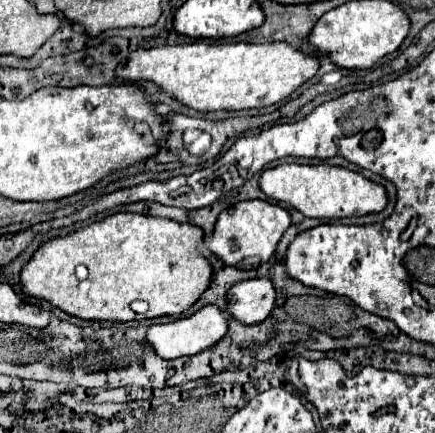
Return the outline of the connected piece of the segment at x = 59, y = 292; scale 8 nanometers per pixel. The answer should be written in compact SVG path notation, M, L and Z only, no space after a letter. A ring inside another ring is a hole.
M115 213L65 237L41 243L21 269L23 293L49 301L63 313L79 319L133 321L181 315L211 281L211 265L199 253L201 239L203 231L189 223L141 213ZM79 263L89 269L85 281L79 281L73 271ZM133 301L147 301L147 315L137 315L129 307Z

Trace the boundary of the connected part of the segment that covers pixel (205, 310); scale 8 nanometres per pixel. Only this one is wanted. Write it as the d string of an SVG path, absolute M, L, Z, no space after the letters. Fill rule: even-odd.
M205 305L205 307L201 307L199 311L195 311L189 317L181 317L181 319L177 319L173 323L165 323L165 325L147 327L145 343L161 359L177 359L177 357L183 357L183 355L195 355L195 353L211 347L225 333L227 333L227 315L223 311L219 311L215 305Z

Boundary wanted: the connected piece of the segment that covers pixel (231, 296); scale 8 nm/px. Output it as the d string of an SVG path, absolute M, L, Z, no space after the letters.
M247 279L235 283L227 291L229 315L243 323L255 325L261 323L273 309L275 289L269 279Z

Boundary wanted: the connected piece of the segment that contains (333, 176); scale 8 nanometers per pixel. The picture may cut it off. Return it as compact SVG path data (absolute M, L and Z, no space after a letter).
M277 165L263 171L259 187L267 197L291 205L305 217L317 219L343 219L353 215L379 213L387 205L387 195L381 185L365 179L357 171L331 165Z

